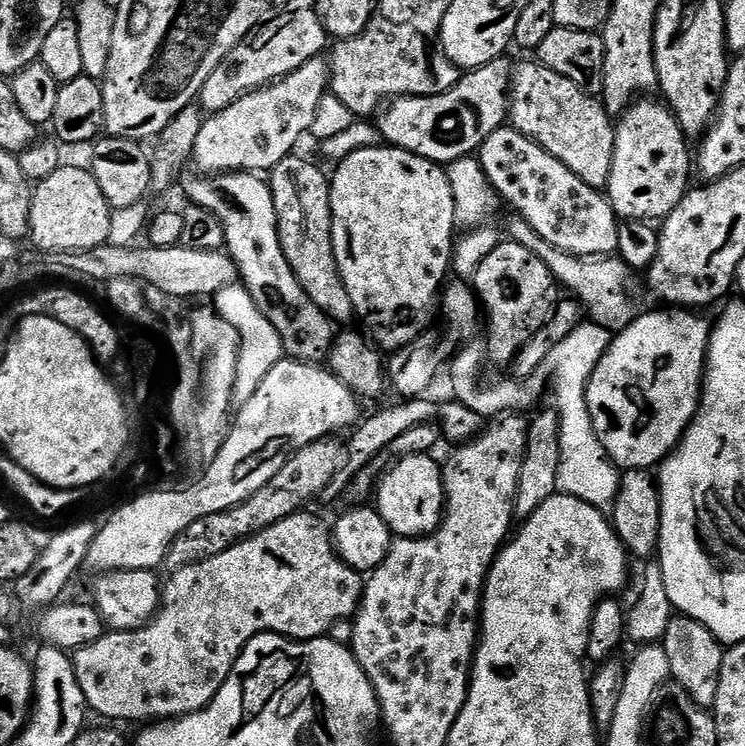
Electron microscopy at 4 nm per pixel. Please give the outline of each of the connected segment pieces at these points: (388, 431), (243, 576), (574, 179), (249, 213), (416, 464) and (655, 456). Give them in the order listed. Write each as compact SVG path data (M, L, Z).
M404 398L393 408L380 408L373 416L365 415L351 429L352 437L346 440L346 459L338 470L338 474L334 474L334 478L323 492L323 499L336 500L344 492L344 487L355 479L356 473L363 471L367 466L368 460L378 455L383 448L389 449L391 444L395 442L402 434L406 434L406 430L414 430L414 426L419 424L427 424L435 421L438 425L443 439L453 440L453 445L459 446L472 439L477 432L481 431L482 418L478 414L474 414L474 410L470 410L466 406L459 404L456 399L448 398L445 404L431 404L430 401L424 400L428 398Z
M301 510L293 514L290 518L286 518L282 522L278 522L274 526L270 526L266 530L262 530L261 532L255 532L253 536L247 536L246 539L240 540L234 546L230 546L226 550L222 550L222 554L214 554L214 558L206 558L202 562L198 562L197 564L191 564L190 566L186 566L185 568L177 568L175 571L171 573L172 577L169 578L168 584L163 585L162 595L160 598L160 607L156 609L155 616L152 617L151 620L148 621L147 624L135 629L135 630L108 630L105 631L104 635L99 636L97 640L94 642L90 642L84 648L75 649L74 655L72 656L72 665L74 666L74 670L76 671L76 677L78 678L78 686L82 686L82 694L84 695L84 703L87 705L89 709L92 708L97 712L100 716L105 716L105 721L108 722L116 722L112 720L144 720L140 722L159 722L162 720L174 720L177 716L189 716L192 712L200 712L203 708L207 708L208 703L210 703L213 698L218 694L218 690L222 687L222 685L226 682L226 678L230 674L230 670L234 666L234 662L239 658L240 652L243 648L250 642L250 638L254 638L259 632L277 632L280 636L287 636L289 640L295 642L297 640L318 640L329 635L328 632L332 628L332 624L336 624L339 620L347 621L349 618L355 617L357 608L360 607L360 597L364 594L364 585L362 583L361 573L354 571L353 568L349 566L344 560L341 560L339 556L336 554L335 547L332 542L332 538L330 535L329 525L326 523L323 524L322 521L319 520L316 516L311 516L311 511Z
M505 126L494 130L486 142L482 142L478 153L480 169L488 175L488 180L499 199L509 204L515 215L521 216L550 244L558 250L571 255L587 257L594 255L612 256L618 246L618 230L620 224L612 203L601 189L591 188L574 174L574 170L566 170L554 154L536 144L529 136L524 136L518 129Z
M250 172L195 175L185 182L185 194L195 207L210 210L222 222L224 248L236 264L239 283L272 323L279 343L288 351L285 353L305 362L319 361L334 339L334 324L302 290L286 254L282 254L269 181Z
M428 454L399 457L381 480L379 477L374 507L397 537L426 536L444 519L444 473L441 461L432 458Z
M664 310L668 312L648 312L640 314L632 323L621 327L616 337L600 353L600 361L596 364L592 376L588 379L588 413L592 419L592 425L596 431L598 442L606 450L606 454L611 458L613 464L620 470L652 470L664 463L664 459L676 449L680 439L684 437L684 432L688 429L688 424L696 417L696 409L700 402L700 394L704 383L704 370L706 367L706 357L708 355L708 337L710 335L709 321L704 321L700 314L692 310Z

